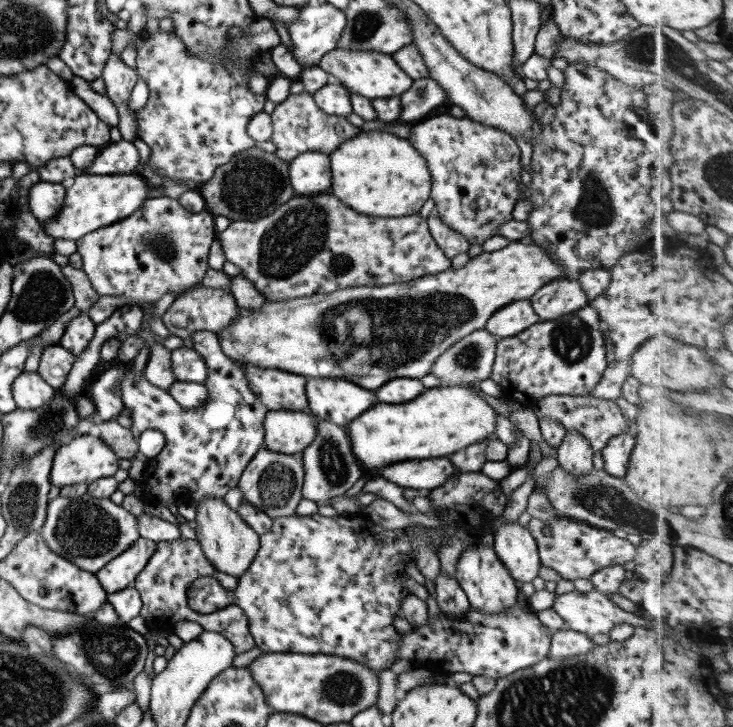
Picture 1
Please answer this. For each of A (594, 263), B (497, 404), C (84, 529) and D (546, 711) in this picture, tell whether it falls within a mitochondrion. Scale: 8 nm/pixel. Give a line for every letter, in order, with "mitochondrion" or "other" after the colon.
A: other
B: other
C: mitochondrion
D: mitochondrion

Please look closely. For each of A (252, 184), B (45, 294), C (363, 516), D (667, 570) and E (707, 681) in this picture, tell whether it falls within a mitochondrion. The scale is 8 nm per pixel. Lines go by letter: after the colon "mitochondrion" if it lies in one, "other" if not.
A: mitochondrion
B: mitochondrion
C: other
D: other
E: other

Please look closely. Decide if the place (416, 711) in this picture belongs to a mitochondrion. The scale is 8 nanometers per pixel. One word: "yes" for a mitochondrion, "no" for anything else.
no

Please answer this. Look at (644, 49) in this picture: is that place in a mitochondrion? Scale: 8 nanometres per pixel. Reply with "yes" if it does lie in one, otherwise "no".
yes

